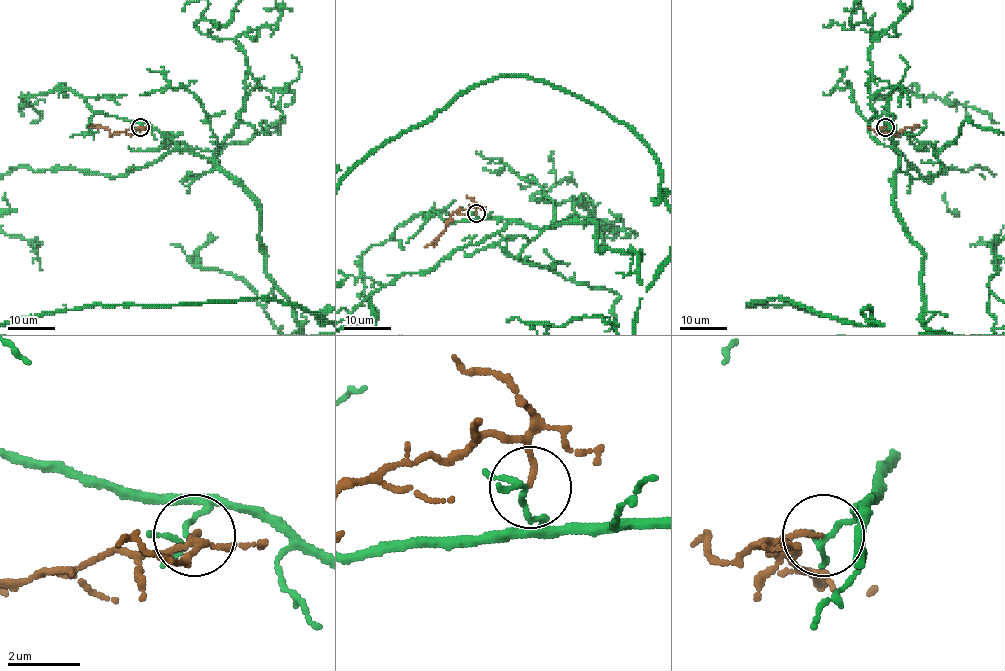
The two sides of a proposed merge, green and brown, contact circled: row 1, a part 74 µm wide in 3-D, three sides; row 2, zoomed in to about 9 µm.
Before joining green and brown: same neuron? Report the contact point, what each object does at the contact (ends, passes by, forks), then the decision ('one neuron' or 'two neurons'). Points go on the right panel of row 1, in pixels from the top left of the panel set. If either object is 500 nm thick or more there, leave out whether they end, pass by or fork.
place (885, 127); green passes by; brown ends; two neurons

